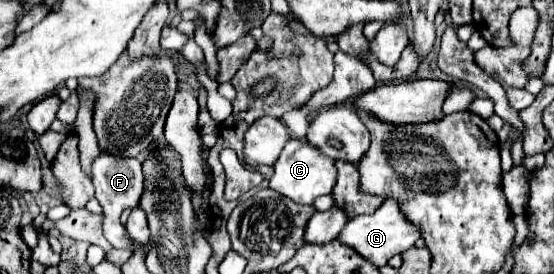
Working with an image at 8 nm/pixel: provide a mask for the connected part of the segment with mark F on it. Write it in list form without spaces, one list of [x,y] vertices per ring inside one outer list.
[[[99,154],[91,166],[91,180],[95,186],[95,198],[103,208],[103,236],[115,248],[133,250],[131,242],[125,238],[125,226],[119,222],[119,216],[125,208],[133,208],[139,204],[139,198],[143,194],[141,162],[137,158],[115,158],[111,154]]]

